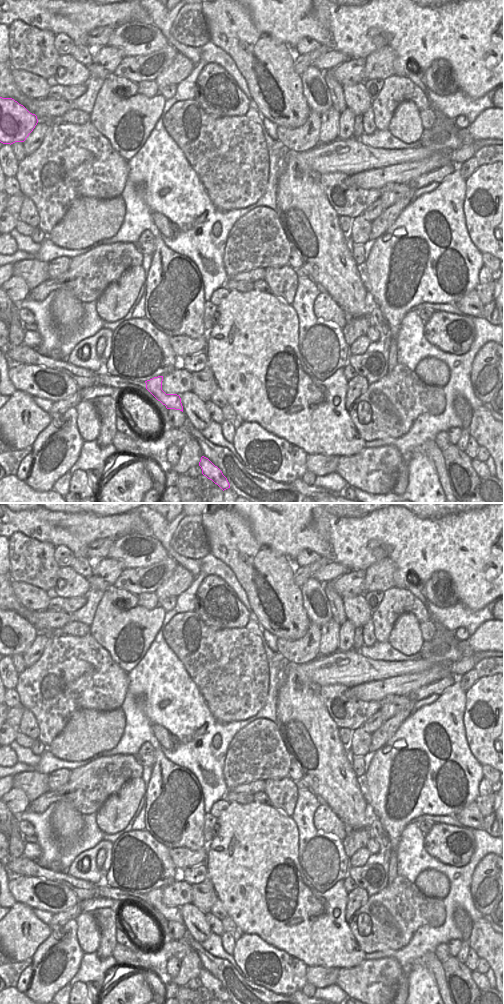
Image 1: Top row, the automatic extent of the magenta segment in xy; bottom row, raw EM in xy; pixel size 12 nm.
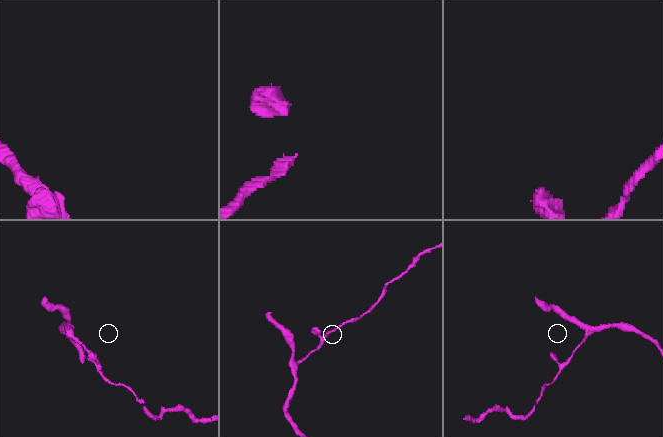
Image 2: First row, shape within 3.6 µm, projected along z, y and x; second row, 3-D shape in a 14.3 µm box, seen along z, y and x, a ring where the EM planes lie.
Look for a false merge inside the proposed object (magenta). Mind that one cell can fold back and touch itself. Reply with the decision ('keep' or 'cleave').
keep

